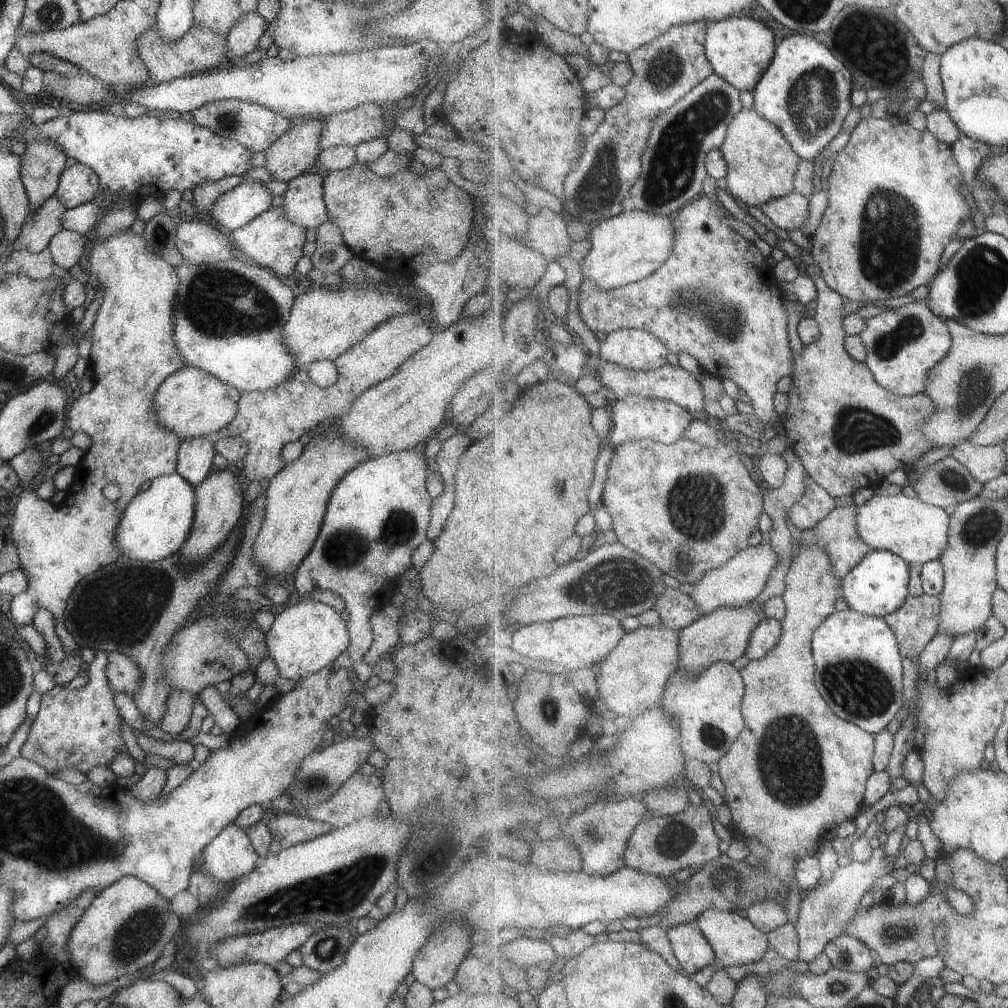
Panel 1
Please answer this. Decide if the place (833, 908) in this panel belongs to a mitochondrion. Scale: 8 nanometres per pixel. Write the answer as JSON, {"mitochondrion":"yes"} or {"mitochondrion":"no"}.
{"mitochondrion":"yes"}

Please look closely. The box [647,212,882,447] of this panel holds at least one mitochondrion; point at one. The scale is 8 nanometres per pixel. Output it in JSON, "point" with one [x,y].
{"point":[728,322]}

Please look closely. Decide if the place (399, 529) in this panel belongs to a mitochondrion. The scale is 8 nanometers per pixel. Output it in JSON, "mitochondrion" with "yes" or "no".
{"mitochondrion":"yes"}

